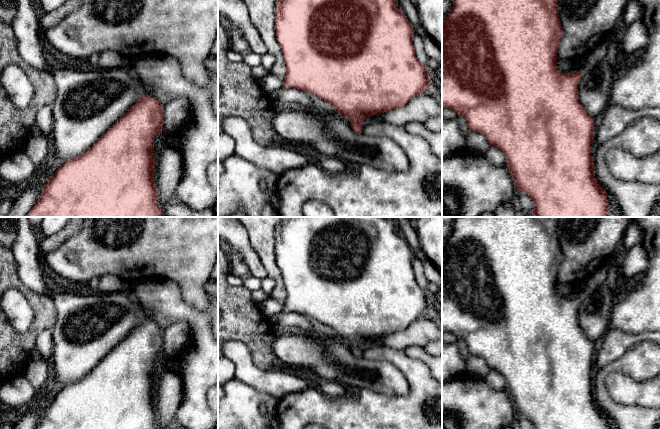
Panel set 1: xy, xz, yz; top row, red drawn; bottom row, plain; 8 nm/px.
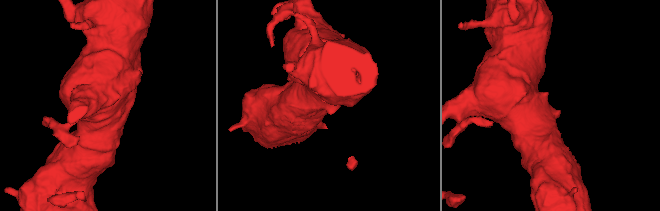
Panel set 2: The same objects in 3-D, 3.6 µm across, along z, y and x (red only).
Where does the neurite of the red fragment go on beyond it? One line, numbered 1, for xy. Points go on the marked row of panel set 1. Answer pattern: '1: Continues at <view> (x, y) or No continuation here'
1: No continuation here

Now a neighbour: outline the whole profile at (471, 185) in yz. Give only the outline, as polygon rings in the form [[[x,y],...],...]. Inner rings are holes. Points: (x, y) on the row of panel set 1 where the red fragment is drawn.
[[[466,148],[442,158],[442,217],[479,217],[483,213],[494,213],[507,201],[516,201],[516,188],[507,165],[494,166],[485,155]]]

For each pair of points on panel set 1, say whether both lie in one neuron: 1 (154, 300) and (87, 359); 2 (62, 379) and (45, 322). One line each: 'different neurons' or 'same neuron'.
1: different neurons
2: different neurons

